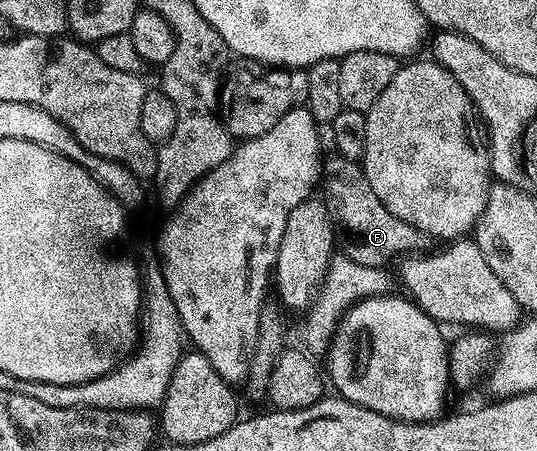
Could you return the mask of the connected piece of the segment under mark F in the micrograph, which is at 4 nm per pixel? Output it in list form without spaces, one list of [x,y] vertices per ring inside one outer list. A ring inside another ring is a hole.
[[[341,157],[327,158],[324,178],[320,183],[320,195],[334,222],[337,242],[341,250],[342,247],[346,250],[343,251],[345,258],[354,259],[365,267],[385,268],[386,263],[392,262],[401,251],[426,253],[431,250],[431,240],[425,233],[417,231],[384,209],[380,197],[372,193],[372,185],[368,185],[368,177],[362,172],[361,162]]]

